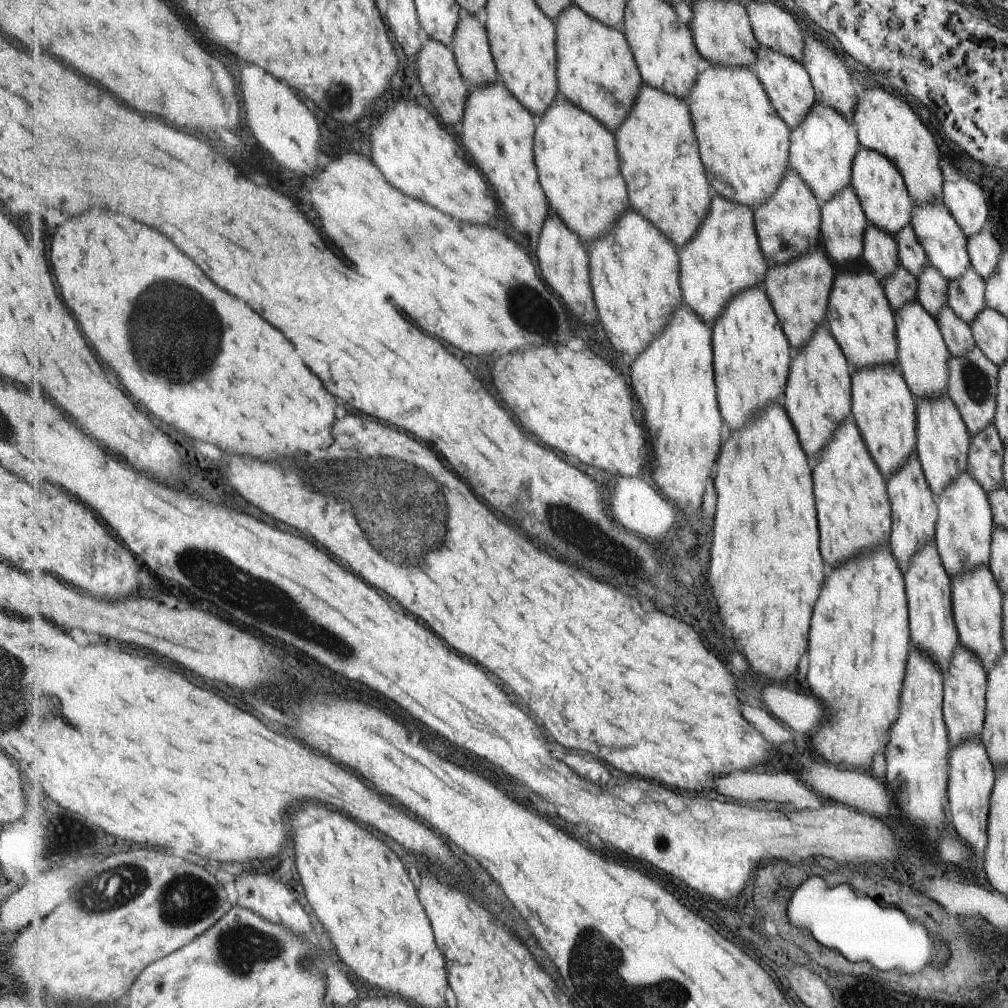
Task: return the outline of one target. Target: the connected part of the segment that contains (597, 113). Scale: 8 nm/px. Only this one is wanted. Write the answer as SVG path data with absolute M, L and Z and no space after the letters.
M575 4L565 8L555 23L560 94L592 114L612 132L621 128L645 84L626 34L595 20Z

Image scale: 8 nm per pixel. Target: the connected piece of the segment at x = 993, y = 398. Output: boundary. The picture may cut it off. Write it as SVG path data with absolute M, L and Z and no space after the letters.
M978 345L973 346L963 356L950 356L950 359L947 360L947 368L950 371L947 376L946 393L951 402L959 409L963 424L966 424L970 436L977 436L989 424L993 424L994 408L997 406L998 368L995 364L991 364L990 360L987 360Z

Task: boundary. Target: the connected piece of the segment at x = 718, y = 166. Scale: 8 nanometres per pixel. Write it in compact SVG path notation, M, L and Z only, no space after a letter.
M704 63L697 84L686 101L690 105L703 164L714 193L754 210L765 206L789 174L792 130L771 102L757 73L742 66L733 68Z

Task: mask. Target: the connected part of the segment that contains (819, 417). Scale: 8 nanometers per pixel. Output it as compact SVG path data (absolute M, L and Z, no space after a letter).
M828 325L817 329L811 344L803 348L791 365L783 407L795 425L803 450L813 461L817 460L821 450L833 440L841 425L853 417L853 371L842 345L835 340Z

